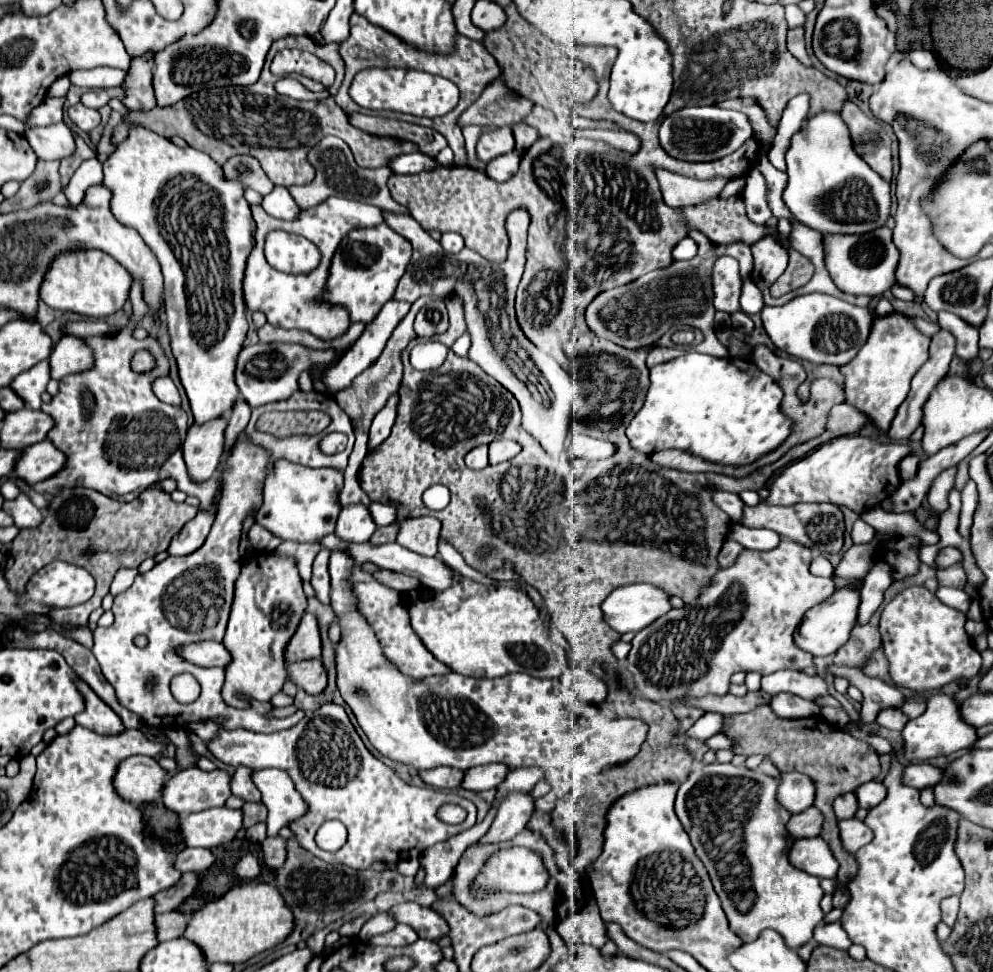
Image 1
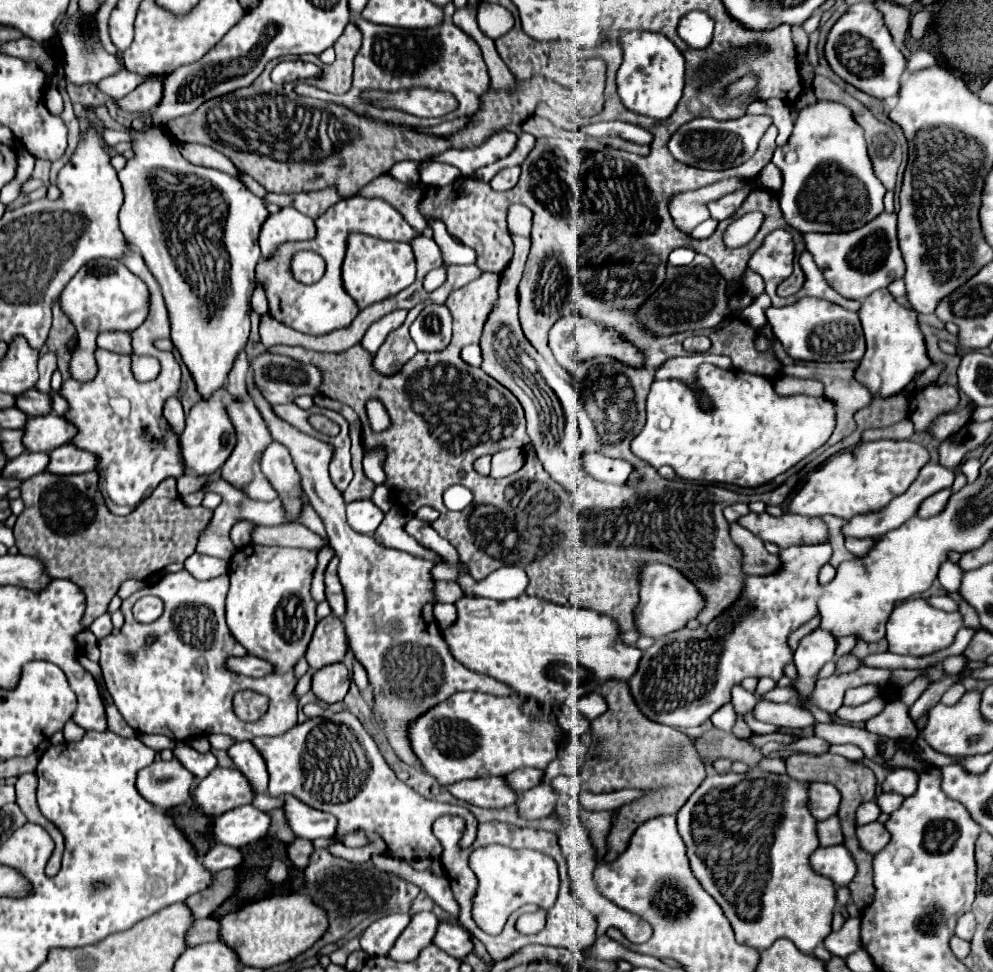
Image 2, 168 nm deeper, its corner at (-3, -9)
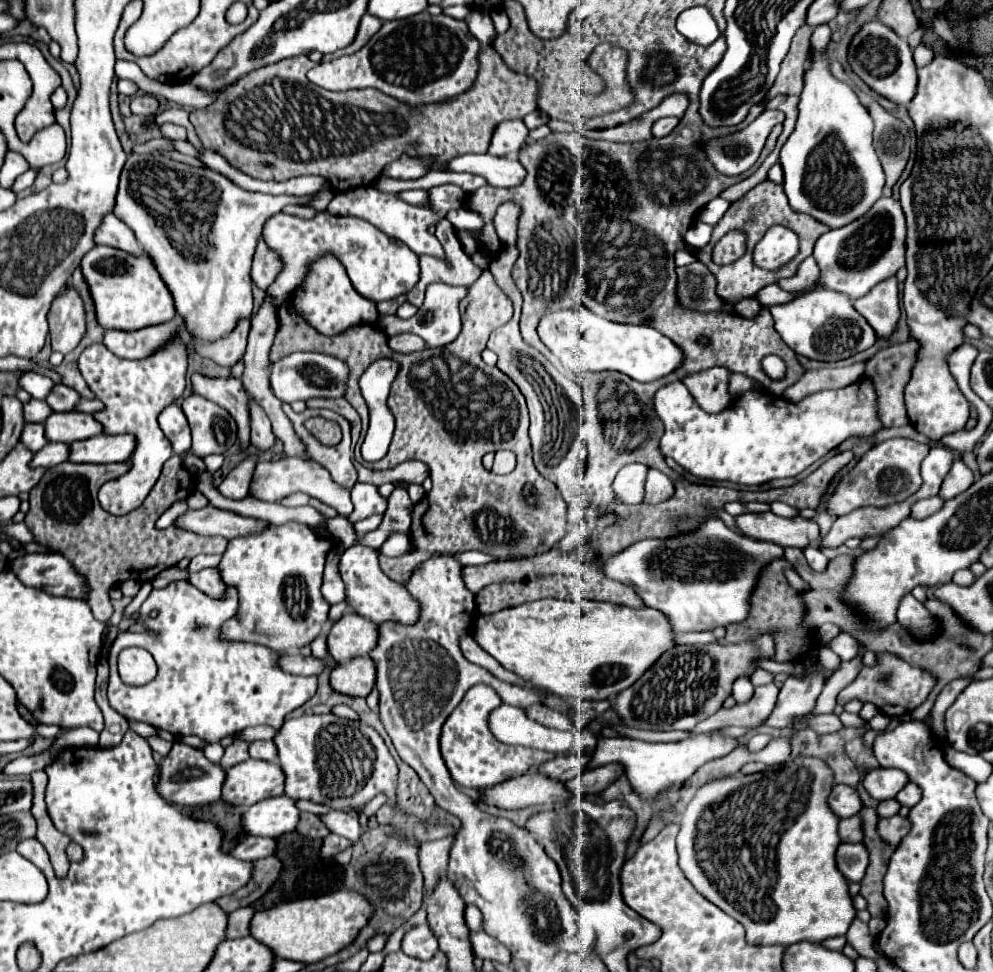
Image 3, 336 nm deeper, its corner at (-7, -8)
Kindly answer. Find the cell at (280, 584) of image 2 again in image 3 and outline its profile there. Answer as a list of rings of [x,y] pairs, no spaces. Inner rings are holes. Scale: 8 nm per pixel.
[[[300,523],[272,525],[272,531],[264,531],[264,535],[232,539],[224,551],[218,569],[226,585],[236,585],[240,603],[236,615],[224,623],[222,627],[224,635],[236,641],[260,643],[276,651],[298,651],[300,647],[310,645],[326,625],[326,615],[330,609],[330,605],[324,601],[320,593],[324,561],[330,549],[332,549],[332,539],[318,537],[308,525]]]

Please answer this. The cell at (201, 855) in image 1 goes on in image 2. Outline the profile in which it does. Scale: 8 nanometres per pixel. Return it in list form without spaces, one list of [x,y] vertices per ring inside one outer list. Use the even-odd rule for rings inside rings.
[[[216,844],[204,858],[204,866],[212,872],[220,872],[226,868],[234,868],[242,864],[242,852],[238,848],[228,848],[224,844]]]

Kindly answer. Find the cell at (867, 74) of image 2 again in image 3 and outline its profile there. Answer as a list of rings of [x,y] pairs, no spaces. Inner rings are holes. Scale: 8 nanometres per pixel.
[[[868,21],[852,37],[848,45],[848,63],[852,71],[876,93],[890,99],[896,105],[906,105],[916,93],[916,67],[912,59],[912,49],[906,39],[898,37],[890,27],[880,21]]]

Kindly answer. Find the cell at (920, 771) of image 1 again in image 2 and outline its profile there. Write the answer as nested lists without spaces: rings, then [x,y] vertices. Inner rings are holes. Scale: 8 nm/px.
[[[896,768],[888,774],[888,778],[882,782],[882,792],[896,792],[906,796],[912,796],[916,792],[916,772],[910,768]]]

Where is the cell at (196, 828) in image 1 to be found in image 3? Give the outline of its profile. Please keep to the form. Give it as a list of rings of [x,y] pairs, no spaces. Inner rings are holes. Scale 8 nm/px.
[[[286,795],[262,799],[242,813],[242,829],[248,835],[278,837],[294,831],[298,823],[298,809]]]

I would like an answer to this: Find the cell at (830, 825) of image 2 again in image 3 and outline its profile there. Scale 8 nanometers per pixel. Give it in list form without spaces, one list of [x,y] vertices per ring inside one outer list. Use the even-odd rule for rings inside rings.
[[[848,817],[840,819],[838,823],[838,835],[842,843],[860,843],[862,841],[862,831],[860,831],[860,817]]]

